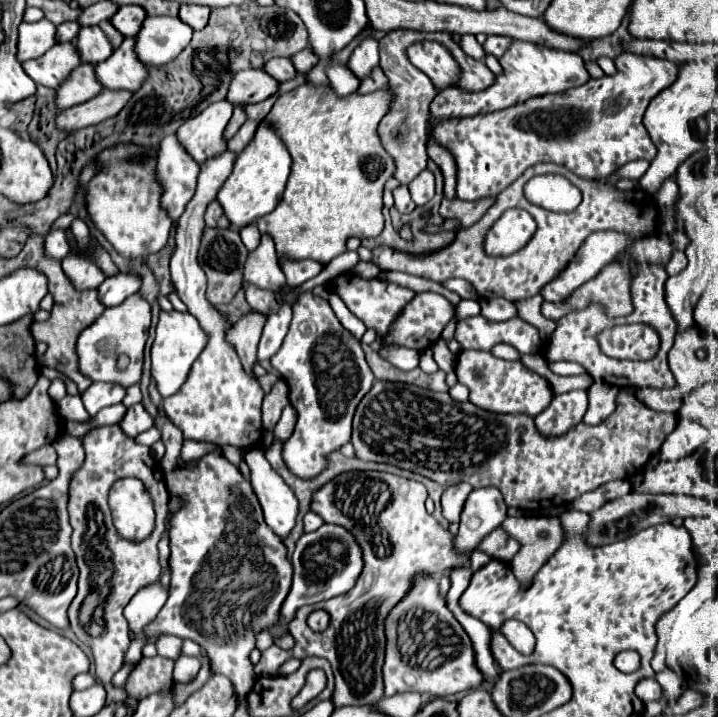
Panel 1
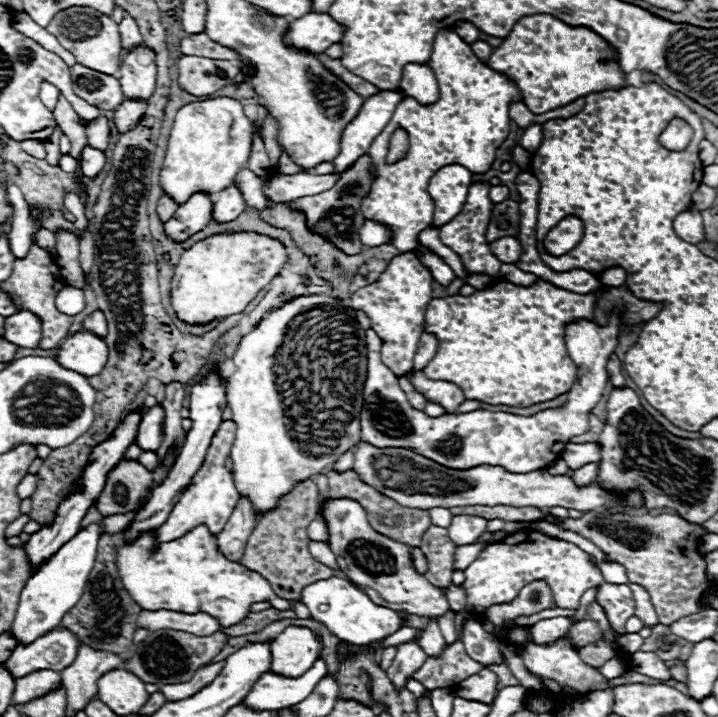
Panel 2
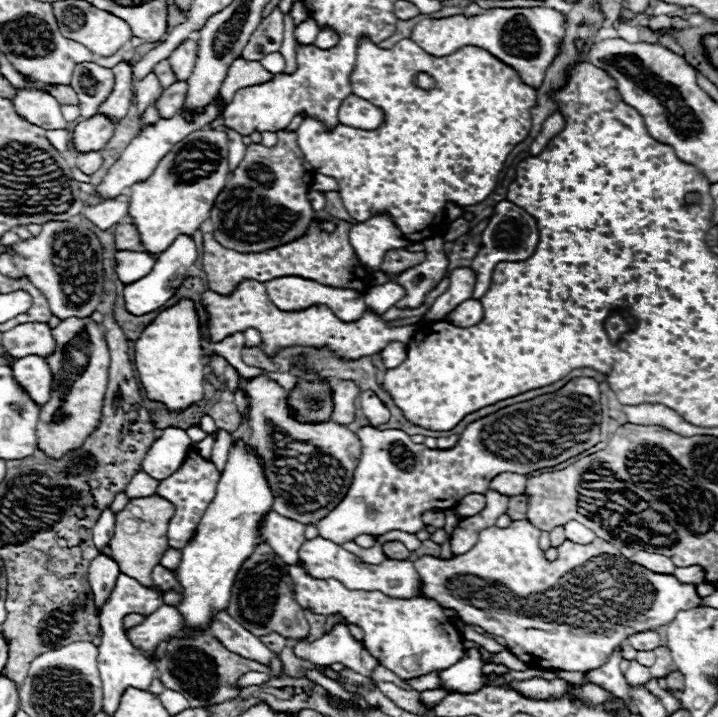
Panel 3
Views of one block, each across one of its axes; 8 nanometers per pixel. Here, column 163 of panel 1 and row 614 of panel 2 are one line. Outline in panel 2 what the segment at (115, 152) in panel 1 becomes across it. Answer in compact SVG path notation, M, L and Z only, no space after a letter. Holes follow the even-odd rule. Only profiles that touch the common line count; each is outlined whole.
M198 526L172 542L160 542L158 548L156 548L156 530L148 530L144 534L140 534L134 542L120 544L118 556L116 556L116 566L120 570L120 578L124 582L124 588L128 590L128 594L132 594L134 602L144 610L176 610L176 612L184 612L184 614L204 612L204 614L212 614L212 618L216 618L222 628L242 622L250 614L250 606L256 602L270 600L270 604L274 608L280 608L280 610L290 608L288 600L284 600L272 592L266 578L248 570L240 562L228 560L218 550L216 538L218 536L212 534L208 530L208 526Z

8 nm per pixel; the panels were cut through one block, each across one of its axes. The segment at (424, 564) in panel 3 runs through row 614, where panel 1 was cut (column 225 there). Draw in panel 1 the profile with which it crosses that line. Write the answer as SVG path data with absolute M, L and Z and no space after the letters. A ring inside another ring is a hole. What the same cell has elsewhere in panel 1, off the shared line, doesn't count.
M212 452L198 462L174 470L166 476L166 484L170 496L182 496L186 506L170 516L170 596L156 620L146 626L146 634L152 636L158 632L170 632L198 642L210 658L212 672L228 676L238 696L246 698L256 678L242 672L254 672L248 656L256 646L256 634L278 620L278 608L282 608L282 600L290 590L292 564L286 558L286 546L278 540L278 536L274 536L274 532L270 532L270 528L266 528L262 508L250 488L250 482L222 454Z

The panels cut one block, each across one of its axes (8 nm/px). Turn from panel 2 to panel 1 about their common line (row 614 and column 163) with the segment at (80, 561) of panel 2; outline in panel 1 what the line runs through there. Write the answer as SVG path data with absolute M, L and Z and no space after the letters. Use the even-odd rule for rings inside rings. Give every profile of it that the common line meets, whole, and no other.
M148 16L136 40L138 58L148 66L160 66L176 58L192 40L192 28L180 18Z

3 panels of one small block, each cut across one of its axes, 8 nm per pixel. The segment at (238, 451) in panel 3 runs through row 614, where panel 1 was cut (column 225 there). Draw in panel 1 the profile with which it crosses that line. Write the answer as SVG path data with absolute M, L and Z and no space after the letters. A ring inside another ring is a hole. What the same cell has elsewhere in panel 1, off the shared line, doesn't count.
M262 120L254 132L254 138L236 156L234 172L218 192L218 202L224 208L226 218L232 222L232 228L236 230L244 228L246 224L256 222L260 216L276 208L290 174L290 166L292 166L292 158L286 150L286 144L274 130L274 124Z

